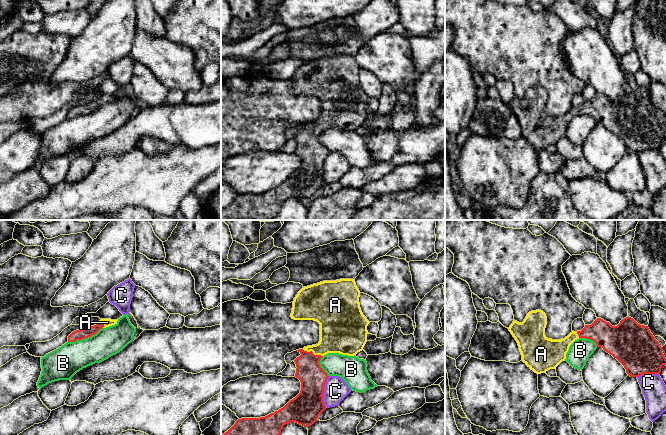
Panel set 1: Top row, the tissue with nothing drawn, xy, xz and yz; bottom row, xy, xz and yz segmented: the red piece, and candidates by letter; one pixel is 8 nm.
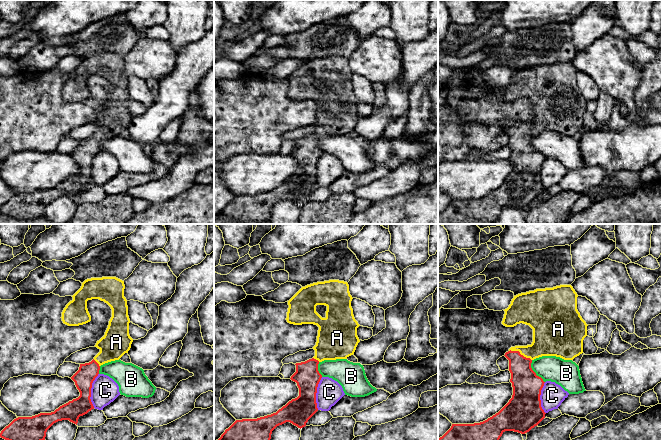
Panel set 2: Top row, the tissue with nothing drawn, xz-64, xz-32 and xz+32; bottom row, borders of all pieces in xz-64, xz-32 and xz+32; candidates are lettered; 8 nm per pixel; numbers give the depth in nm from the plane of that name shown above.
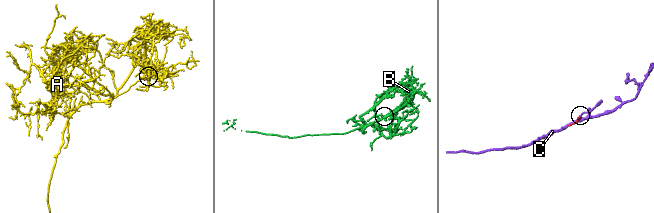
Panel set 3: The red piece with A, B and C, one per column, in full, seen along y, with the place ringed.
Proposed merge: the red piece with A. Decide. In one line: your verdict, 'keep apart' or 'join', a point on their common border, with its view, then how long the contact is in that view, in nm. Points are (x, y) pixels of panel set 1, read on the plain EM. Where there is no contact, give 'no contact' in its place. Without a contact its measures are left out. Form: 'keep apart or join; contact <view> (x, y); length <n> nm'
join; contact xz (312, 128); length 170 nm

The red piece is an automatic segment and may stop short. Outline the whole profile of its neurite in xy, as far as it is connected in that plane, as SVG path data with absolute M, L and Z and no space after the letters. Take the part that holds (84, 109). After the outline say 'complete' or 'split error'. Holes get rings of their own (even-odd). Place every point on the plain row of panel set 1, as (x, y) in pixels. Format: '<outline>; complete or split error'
M101 95L96 101L76 106L68 112L68 118L82 116L96 110L100 105L117 100L117 96Z; split error

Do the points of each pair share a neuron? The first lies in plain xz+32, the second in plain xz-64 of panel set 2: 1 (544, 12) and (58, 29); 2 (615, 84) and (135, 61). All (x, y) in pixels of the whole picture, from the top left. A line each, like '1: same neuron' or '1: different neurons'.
1: same neuron
2: same neuron

